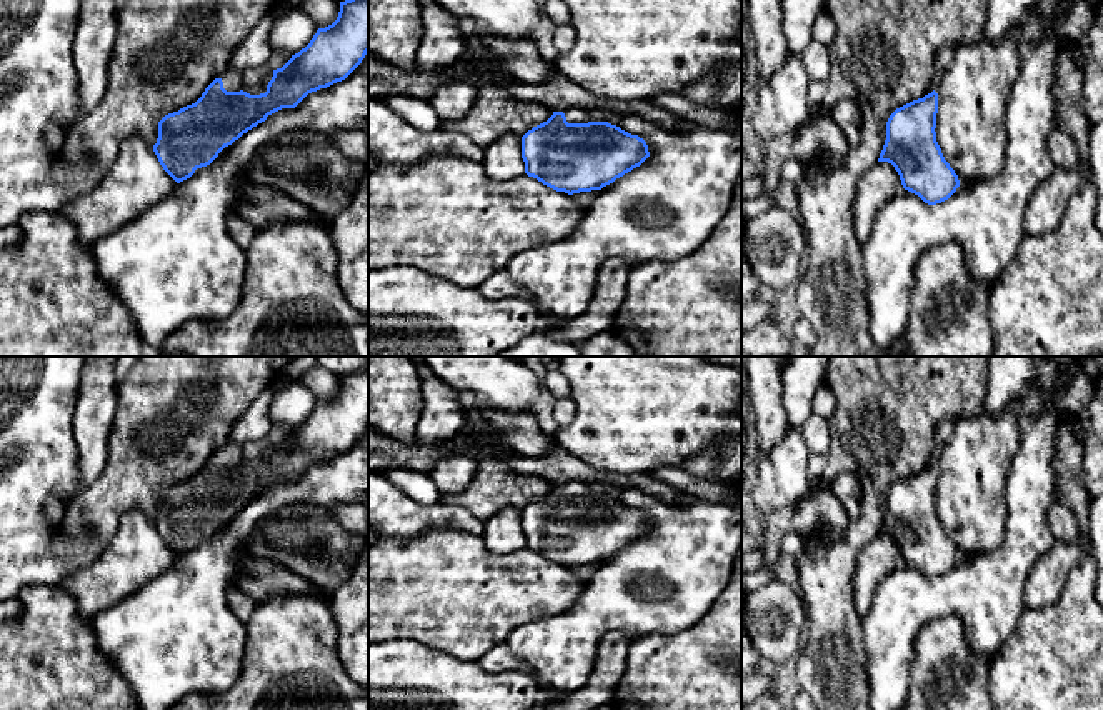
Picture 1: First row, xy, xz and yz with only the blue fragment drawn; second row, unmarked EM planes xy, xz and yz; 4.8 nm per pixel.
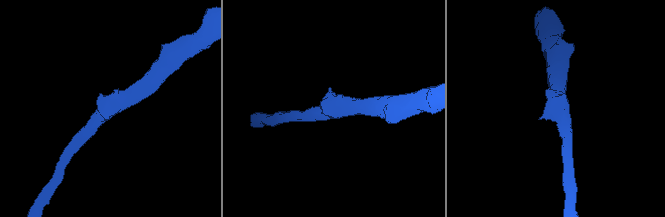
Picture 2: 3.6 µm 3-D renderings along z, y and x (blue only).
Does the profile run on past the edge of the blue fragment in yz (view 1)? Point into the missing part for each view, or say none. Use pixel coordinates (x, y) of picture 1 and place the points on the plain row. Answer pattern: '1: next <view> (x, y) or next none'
1: next none

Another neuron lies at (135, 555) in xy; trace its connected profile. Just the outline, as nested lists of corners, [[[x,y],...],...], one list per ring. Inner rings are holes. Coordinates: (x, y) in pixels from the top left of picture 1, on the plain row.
[[[130,510],[105,550],[55,587],[75,598],[83,622],[92,622],[102,610],[123,602],[167,572],[175,558],[153,522],[142,512]]]

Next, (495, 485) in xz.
[[[480,440],[473,445],[480,450],[495,448],[497,457],[477,462],[477,470],[470,485],[458,493],[442,495],[442,502],[463,507],[478,520],[485,522],[508,507],[523,510],[528,503],[553,488],[550,482],[540,477],[515,472],[510,463],[503,460],[505,447],[482,443]]]

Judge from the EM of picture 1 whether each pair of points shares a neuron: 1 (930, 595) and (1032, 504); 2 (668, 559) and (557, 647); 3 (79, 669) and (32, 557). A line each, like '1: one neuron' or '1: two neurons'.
1: one neuron
2: one neuron
3: two neurons

